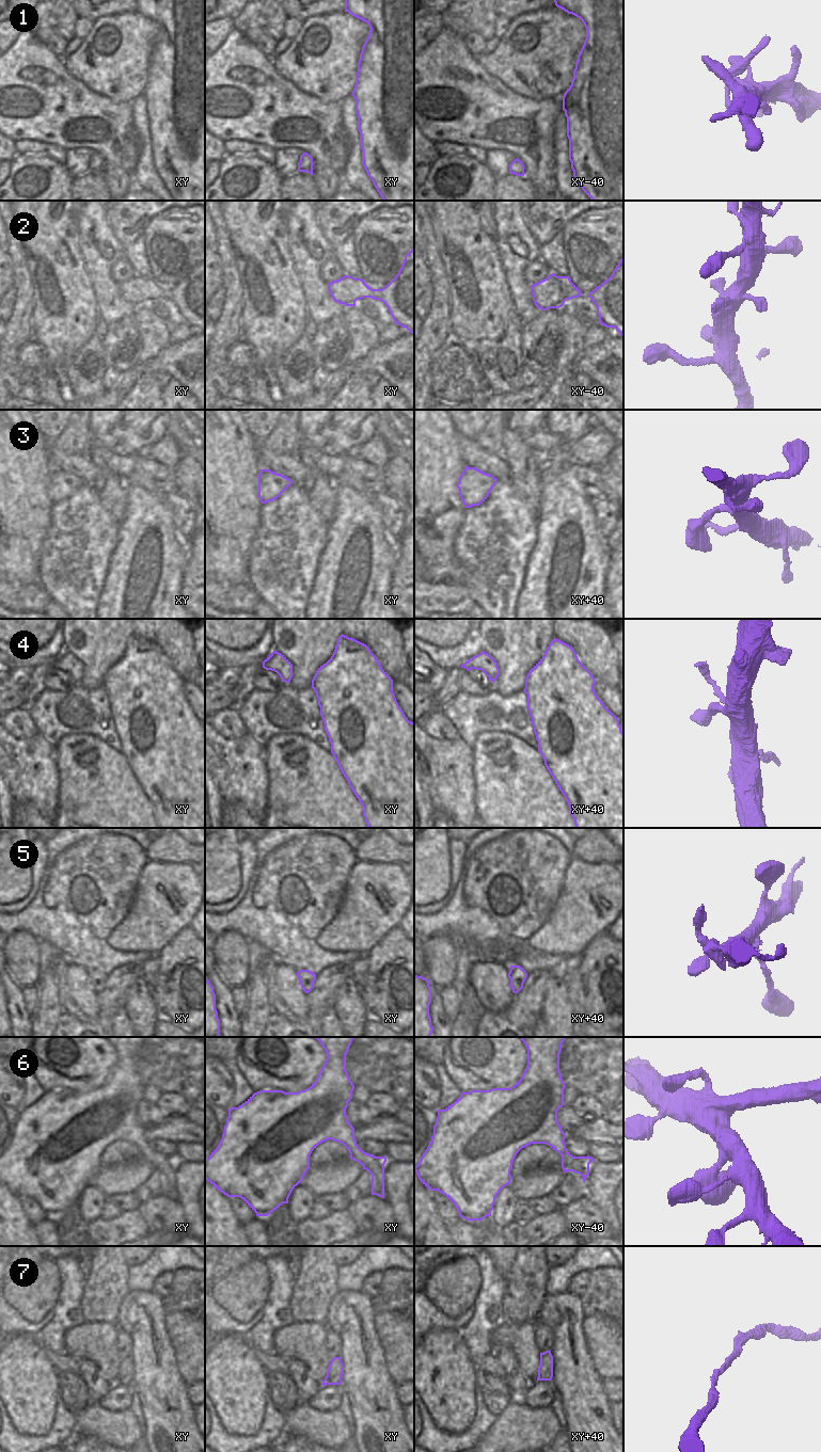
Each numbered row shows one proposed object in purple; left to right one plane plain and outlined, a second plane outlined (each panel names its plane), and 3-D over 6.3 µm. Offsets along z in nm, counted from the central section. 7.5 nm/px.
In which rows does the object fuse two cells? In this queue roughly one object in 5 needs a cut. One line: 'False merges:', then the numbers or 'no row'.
False merges: 1

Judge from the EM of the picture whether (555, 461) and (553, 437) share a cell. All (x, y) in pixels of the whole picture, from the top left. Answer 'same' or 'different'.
different

